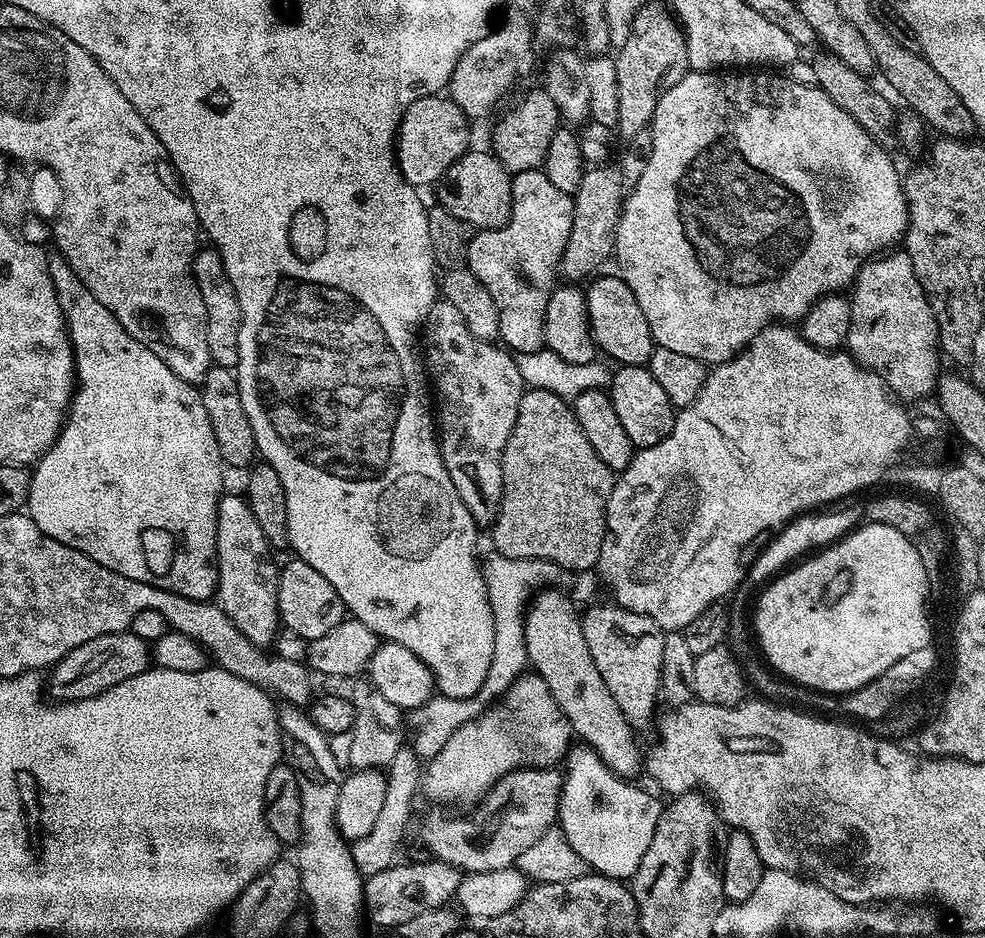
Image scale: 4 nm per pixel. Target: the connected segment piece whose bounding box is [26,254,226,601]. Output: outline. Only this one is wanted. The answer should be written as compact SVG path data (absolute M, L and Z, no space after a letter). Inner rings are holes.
M52 254L48 258L50 278L54 282L54 290L64 311L64 320L68 323L68 334L72 337L72 357L76 360L76 382L72 394L72 403L68 405L68 414L58 438L49 446L47 452L36 461L31 469L30 490L28 491L27 515L50 538L86 554L86 558L94 558L106 570L114 570L114 574L122 574L122 578L134 578L134 582L146 582L155 588L178 594L191 600L211 601L216 595L216 506L225 491L224 472L226 465L218 450L218 442L214 442L214 426L210 426L210 418L206 414L206 406L202 406L200 389L197 385L187 384L158 354L154 354L141 340L135 340L131 334L90 294L78 274L68 265L68 259L62 254Z

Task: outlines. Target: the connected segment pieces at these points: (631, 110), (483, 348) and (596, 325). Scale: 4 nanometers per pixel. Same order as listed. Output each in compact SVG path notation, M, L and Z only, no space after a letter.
M645 3L638 10L624 44L615 53L618 70L618 122L615 131L627 138L638 130L649 127L658 106L658 98L674 86L689 71L688 55L683 35L678 31L678 21L667 7Z
M443 298L437 299L432 305L422 325L422 356L427 367L428 364L432 367L430 384L434 389L434 408L438 413L440 453L442 462L450 474L450 482L454 482L458 498L462 498L466 510L470 510L477 525L491 525L500 509L500 499L504 489L502 454L506 450L510 430L514 430L514 422L518 418L518 406L526 391L524 379L516 365L516 356L501 347L499 343L474 338L474 334L462 320L462 314L458 314L457 308Z
M618 274L604 275L597 275L587 285L584 293L592 341L603 355L605 352L610 359L617 360L615 362L617 365L647 365L654 347L654 341L646 317L638 306L638 298L634 298L634 290L630 290L630 286L626 286L626 282L621 276Z

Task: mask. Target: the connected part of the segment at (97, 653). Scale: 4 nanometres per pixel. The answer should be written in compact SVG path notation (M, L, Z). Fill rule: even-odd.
M131 630L95 636L90 638L90 642L71 648L62 659L56 661L51 669L51 697L58 702L85 700L102 694L110 686L118 686L118 682L126 682L126 678L134 678L148 671L149 667L149 641L138 638Z

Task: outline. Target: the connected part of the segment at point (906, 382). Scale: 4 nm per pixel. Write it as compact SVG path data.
M892 250L865 260L850 299L852 317L846 348L851 356L871 372L880 373L885 386L901 401L931 397L941 371L940 331L907 251Z

